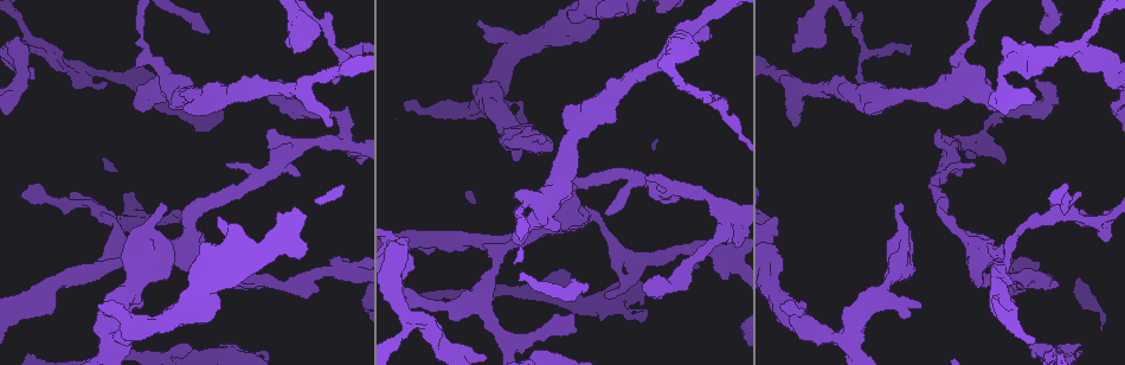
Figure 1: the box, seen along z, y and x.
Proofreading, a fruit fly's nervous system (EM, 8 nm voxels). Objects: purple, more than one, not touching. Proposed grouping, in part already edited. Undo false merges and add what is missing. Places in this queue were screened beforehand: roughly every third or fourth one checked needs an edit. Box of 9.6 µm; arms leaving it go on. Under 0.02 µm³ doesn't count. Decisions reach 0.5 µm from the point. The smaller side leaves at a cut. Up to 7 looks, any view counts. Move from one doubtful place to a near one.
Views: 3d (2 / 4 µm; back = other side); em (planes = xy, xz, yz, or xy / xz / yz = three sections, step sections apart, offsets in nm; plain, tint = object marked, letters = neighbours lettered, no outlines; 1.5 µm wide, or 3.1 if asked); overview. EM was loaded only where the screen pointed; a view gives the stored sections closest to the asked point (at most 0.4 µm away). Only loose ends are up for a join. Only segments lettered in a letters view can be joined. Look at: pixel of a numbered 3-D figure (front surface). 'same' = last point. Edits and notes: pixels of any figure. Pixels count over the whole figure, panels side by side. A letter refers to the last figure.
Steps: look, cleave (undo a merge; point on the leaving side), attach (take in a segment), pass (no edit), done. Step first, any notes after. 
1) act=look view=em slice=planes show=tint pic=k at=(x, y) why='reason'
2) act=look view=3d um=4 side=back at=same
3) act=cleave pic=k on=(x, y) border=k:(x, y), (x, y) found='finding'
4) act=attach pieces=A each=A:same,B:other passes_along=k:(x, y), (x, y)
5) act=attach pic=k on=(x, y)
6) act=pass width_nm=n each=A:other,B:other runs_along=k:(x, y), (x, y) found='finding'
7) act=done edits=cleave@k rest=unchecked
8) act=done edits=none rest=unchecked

act=look view=3d um=2 pic=1 at=(1047, 87) why='end of a long branch'

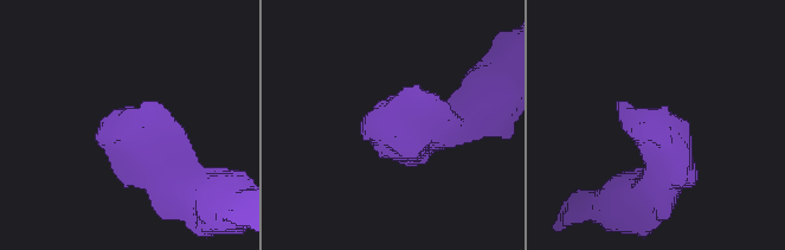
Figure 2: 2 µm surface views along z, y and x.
act=look view=em slice=planes show=letters pic=2 at=(360, 122)

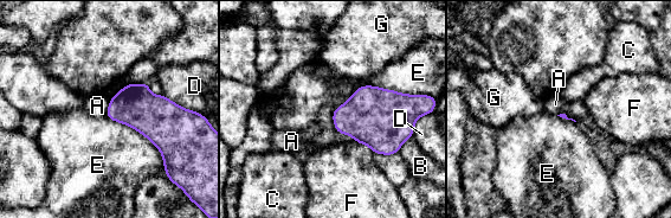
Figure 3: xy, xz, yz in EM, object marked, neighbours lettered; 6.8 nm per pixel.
act=pass each=A:other,B:other,C:other,D:other,E:other,F:other,G:other border=3:(331, 111), (334, 128), (337, 132) found='no lettered segment goes on from it'

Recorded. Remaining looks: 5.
act=look view=em slice=yz step=8 show=letters pic=1 at=(141, 35) why='a narrow waist'

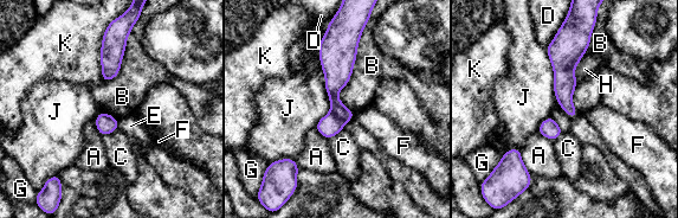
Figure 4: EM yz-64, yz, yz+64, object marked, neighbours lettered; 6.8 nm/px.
act=cleave pic=4 on=(336, 79) each=A:other,B:other,C:other,D:other,E:other,F:other,G:other,H:other,J:other,K:other border=4:(331, 110), (346, 121) found='two cells meet here'

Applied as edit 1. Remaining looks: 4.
act=look view=overview why='redraw'

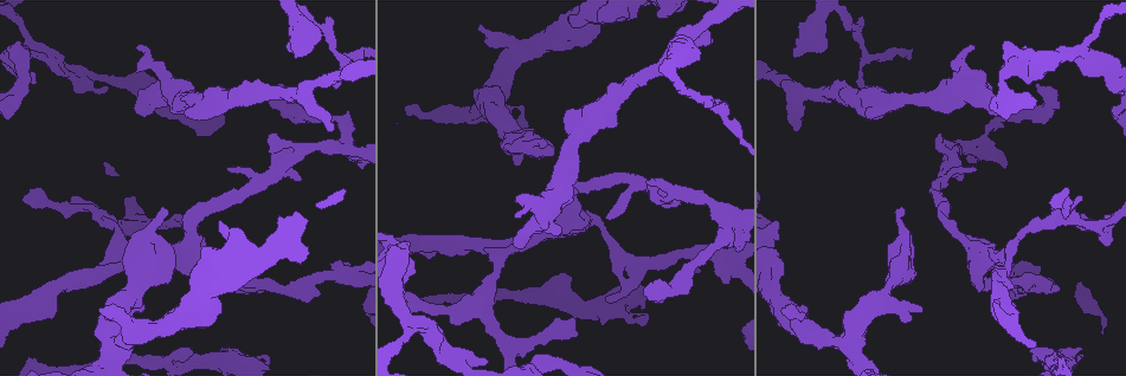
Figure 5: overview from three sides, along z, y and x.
act=look view=em slice=planes show=letters pic=5 at=(297, 57) why='stops while still wide'

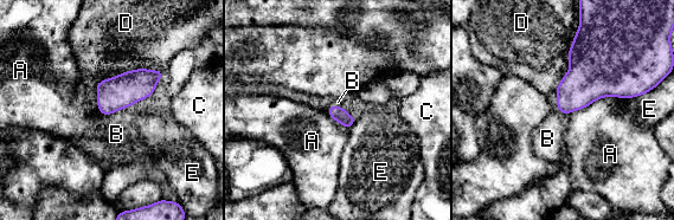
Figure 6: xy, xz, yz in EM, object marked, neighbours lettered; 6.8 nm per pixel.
act=attach pieces=B each=A:other,B:same,C:other,D:other,E:other found='the cell continues'

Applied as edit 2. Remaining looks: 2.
act=done edits=cleave@4,attach@6 rest=unchecked

